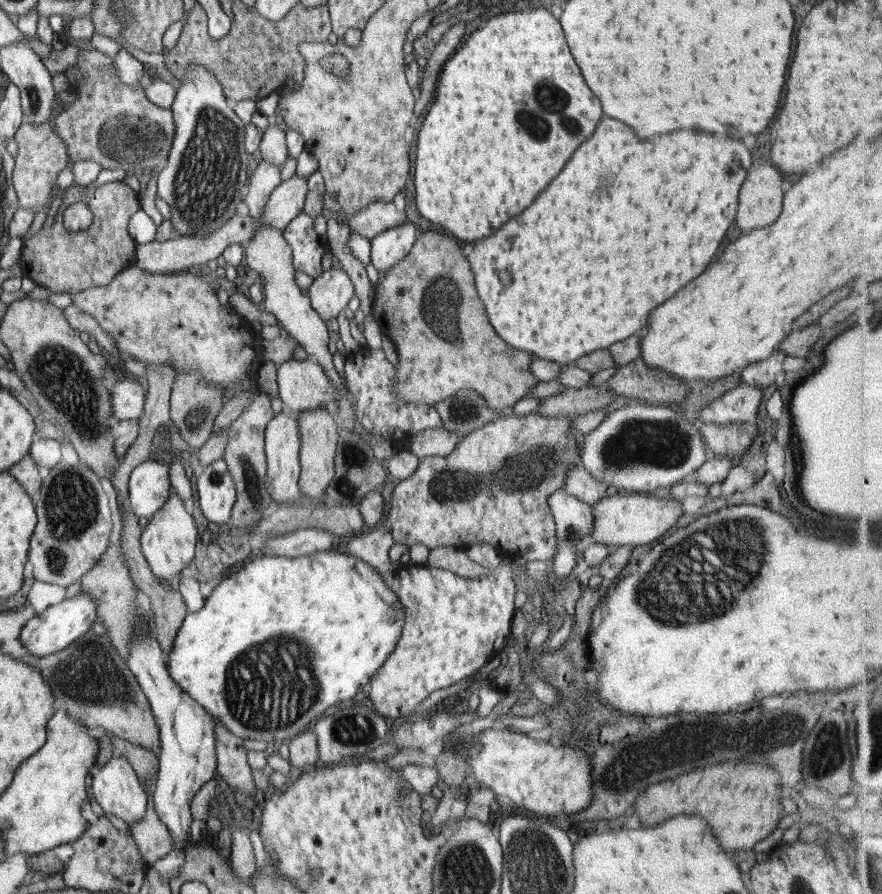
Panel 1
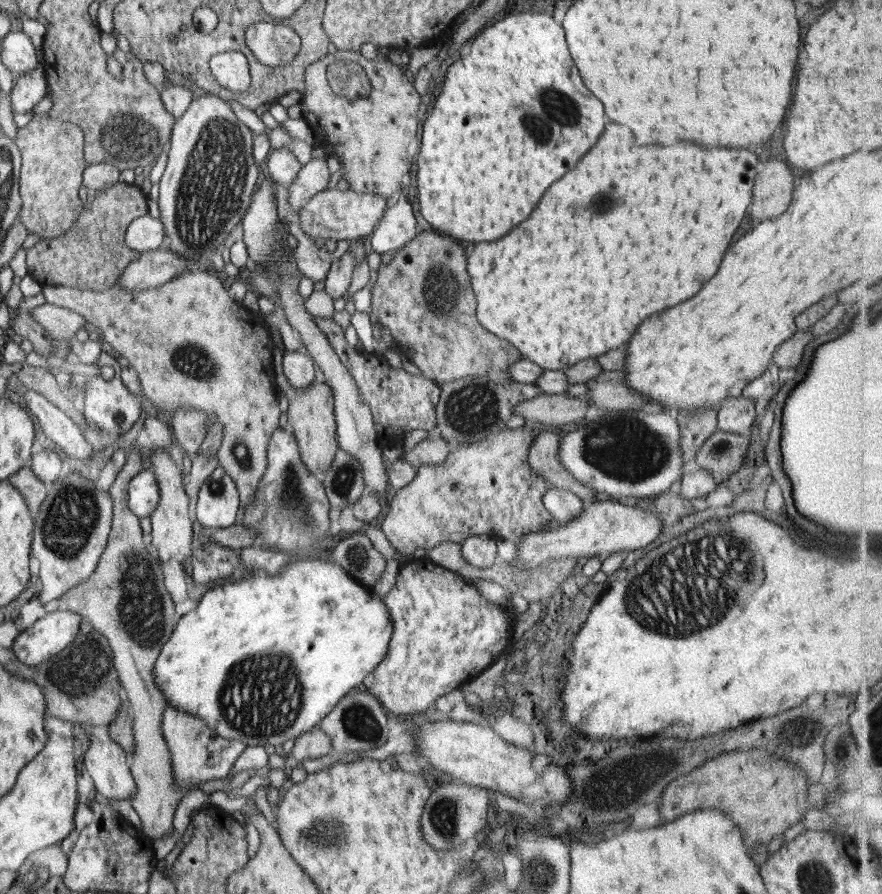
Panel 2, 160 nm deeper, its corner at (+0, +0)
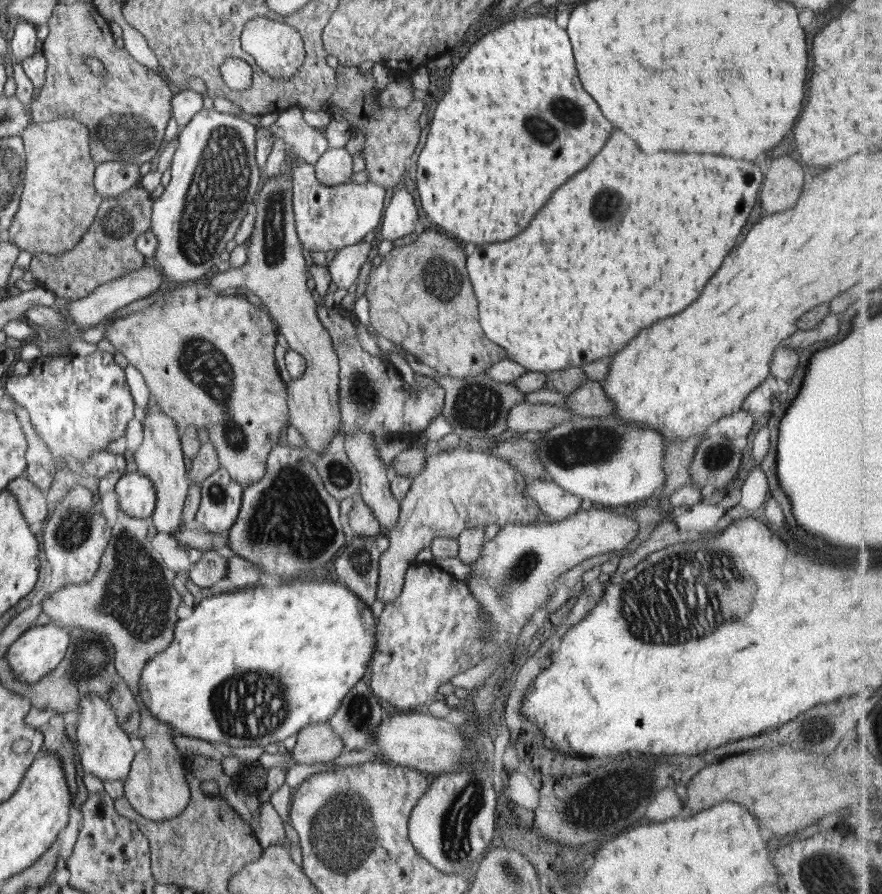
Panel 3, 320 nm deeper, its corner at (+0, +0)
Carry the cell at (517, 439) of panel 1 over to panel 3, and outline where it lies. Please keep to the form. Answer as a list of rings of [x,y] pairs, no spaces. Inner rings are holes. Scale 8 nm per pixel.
[[[462,446],[454,451],[428,456],[423,469],[411,479],[411,487],[399,503],[396,525],[390,527],[390,546],[379,558],[377,599],[385,605],[396,600],[403,589],[407,568],[414,564],[420,550],[431,546],[432,539],[456,539],[464,529],[468,529],[468,502],[482,484],[486,488],[490,486],[490,500],[500,500],[500,514],[496,512],[500,528],[508,524],[533,525],[544,520],[536,501],[523,494],[526,478],[515,466],[494,457],[492,452],[472,452]]]

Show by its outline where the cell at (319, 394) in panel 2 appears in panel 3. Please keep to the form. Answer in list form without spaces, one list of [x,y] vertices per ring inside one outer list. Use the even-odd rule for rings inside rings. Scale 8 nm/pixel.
[[[288,152],[287,158],[282,166],[282,172],[276,176],[276,178],[266,178],[266,182],[262,184],[262,188],[260,188],[260,192],[256,194],[256,200],[254,204],[257,208],[257,216],[255,218],[255,225],[253,231],[249,237],[249,244],[247,245],[247,261],[240,267],[234,268],[231,267],[230,269],[219,272],[213,275],[210,275],[208,279],[209,286],[214,290],[224,291],[226,288],[238,288],[238,290],[243,291],[244,289],[248,289],[252,291],[258,298],[260,298],[261,302],[268,308],[269,314],[273,316],[277,325],[279,326],[279,332],[286,338],[286,342],[290,349],[299,352],[307,362],[307,369],[305,370],[304,375],[298,379],[291,379],[289,382],[286,383],[286,388],[288,388],[288,418],[289,418],[289,425],[297,428],[300,431],[300,434],[304,436],[304,440],[306,440],[305,450],[307,451],[308,455],[311,458],[315,456],[324,454],[326,450],[330,447],[330,444],[339,432],[340,426],[340,418],[342,418],[342,413],[340,413],[340,398],[339,398],[339,360],[337,358],[337,352],[334,350],[333,342],[331,339],[331,335],[328,332],[328,329],[321,324],[319,316],[317,315],[318,306],[315,303],[312,290],[309,288],[308,281],[310,276],[308,276],[306,261],[304,260],[304,256],[302,255],[302,245],[299,241],[299,236],[297,235],[297,230],[295,227],[295,214],[293,211],[293,184],[292,180],[290,180],[290,173],[292,173],[293,166],[297,166],[300,163],[300,158],[294,154],[294,152]]]

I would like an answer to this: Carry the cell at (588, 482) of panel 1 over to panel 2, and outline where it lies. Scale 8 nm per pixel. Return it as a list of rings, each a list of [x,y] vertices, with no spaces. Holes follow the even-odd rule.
[[[544,431],[535,437],[536,440],[532,442],[528,454],[529,467],[535,473],[544,477],[549,484],[552,482],[558,488],[572,491],[587,504],[594,502],[595,490],[576,480],[559,461],[558,435]]]

